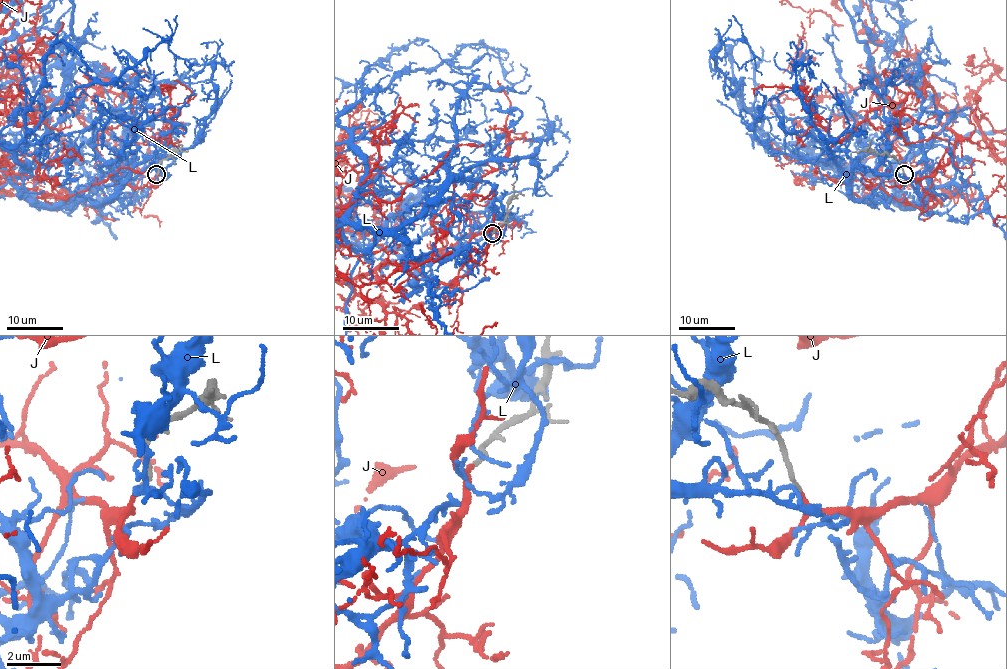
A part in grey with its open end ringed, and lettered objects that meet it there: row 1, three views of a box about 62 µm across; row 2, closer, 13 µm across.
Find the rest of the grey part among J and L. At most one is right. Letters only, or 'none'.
J

